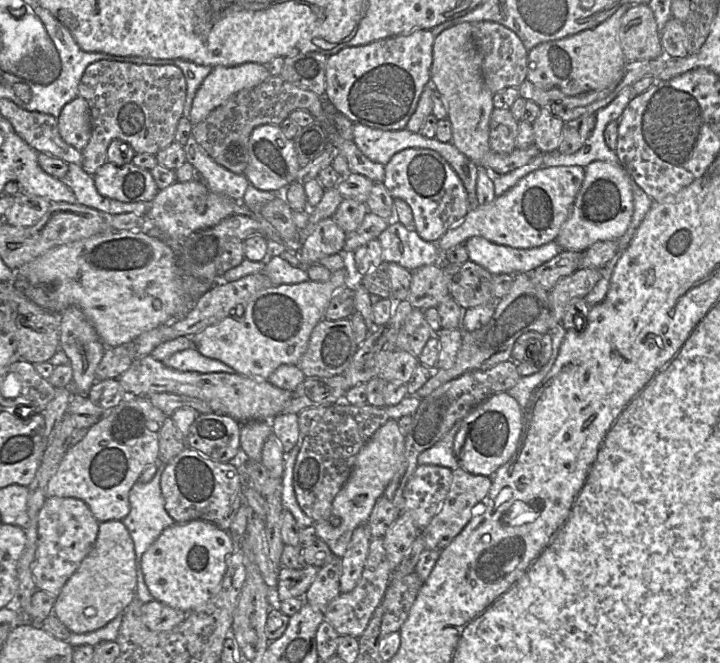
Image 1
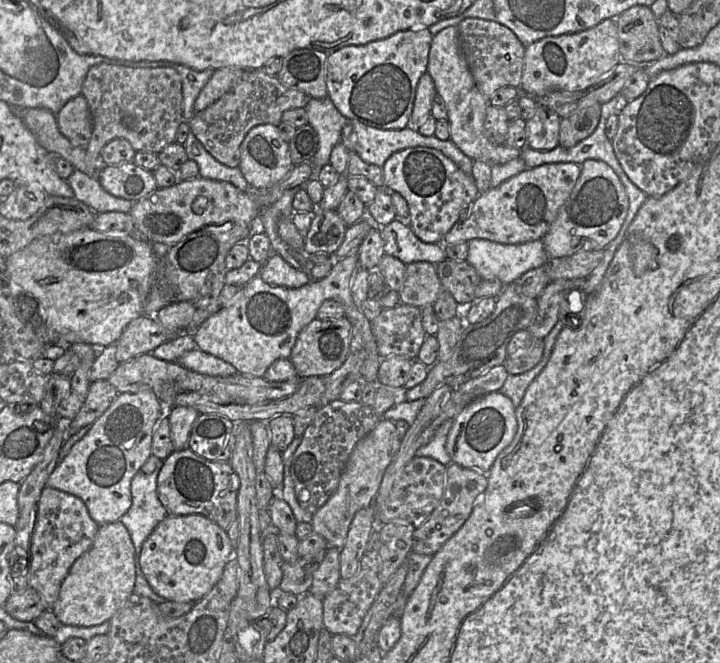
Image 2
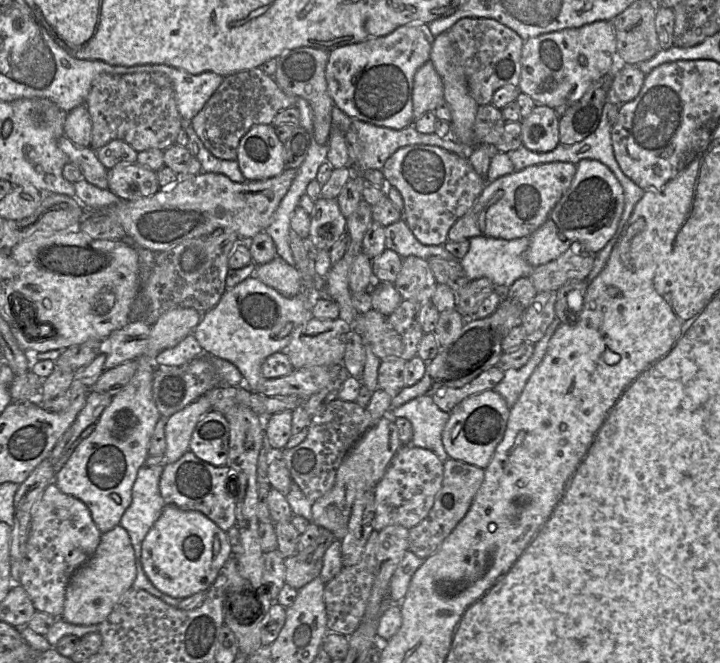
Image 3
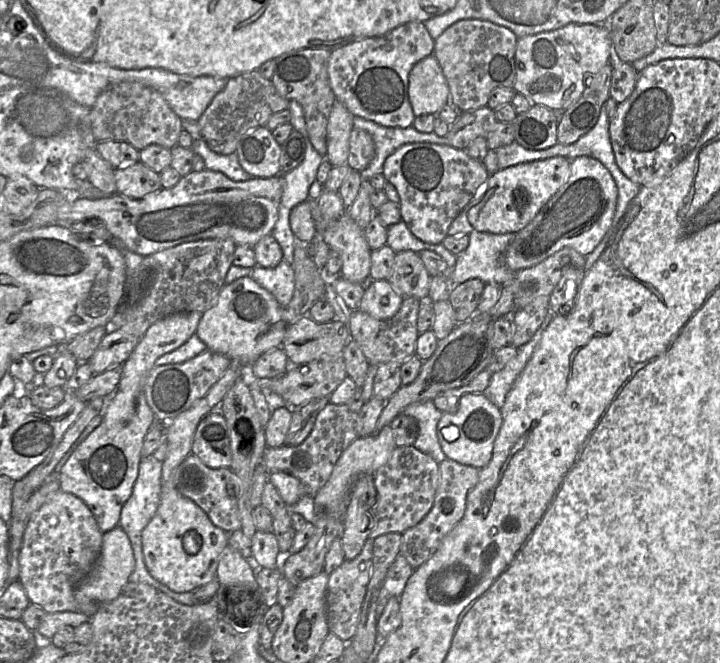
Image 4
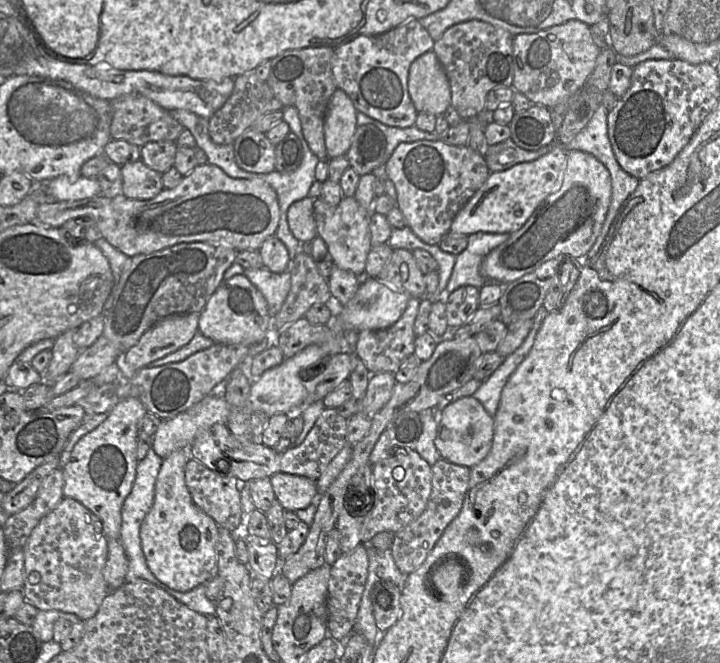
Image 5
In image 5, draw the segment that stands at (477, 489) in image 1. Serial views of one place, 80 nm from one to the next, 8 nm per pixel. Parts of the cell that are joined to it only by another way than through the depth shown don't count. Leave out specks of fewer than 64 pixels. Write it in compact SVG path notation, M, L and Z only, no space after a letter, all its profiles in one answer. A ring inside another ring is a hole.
M443 458L432 465L432 490L423 513L395 533L391 553L395 564L405 575L418 569L426 560L446 527L460 513L468 483L471 468L451 463Z

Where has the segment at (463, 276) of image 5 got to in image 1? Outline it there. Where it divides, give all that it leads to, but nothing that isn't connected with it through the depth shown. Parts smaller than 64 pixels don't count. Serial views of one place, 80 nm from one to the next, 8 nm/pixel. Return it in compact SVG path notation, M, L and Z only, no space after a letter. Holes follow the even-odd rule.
M480 236L469 238L464 245L469 260L493 275L532 272L563 251L555 241L535 248L519 249L499 245Z

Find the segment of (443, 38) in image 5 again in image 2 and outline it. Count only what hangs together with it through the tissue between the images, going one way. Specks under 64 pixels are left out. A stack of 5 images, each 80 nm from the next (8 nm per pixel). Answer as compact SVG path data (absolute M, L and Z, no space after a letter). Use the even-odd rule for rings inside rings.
M467 18L458 24L459 46L477 88L490 100L500 88L519 88L524 69L525 48L517 36L496 21Z

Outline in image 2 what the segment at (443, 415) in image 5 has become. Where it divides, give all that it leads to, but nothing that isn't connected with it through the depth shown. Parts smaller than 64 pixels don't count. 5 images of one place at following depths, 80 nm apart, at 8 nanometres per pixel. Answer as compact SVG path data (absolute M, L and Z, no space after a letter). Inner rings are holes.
M499 391L491 392L466 406L454 418L447 437L446 449L452 462L487 474L517 432L515 411L511 399Z

